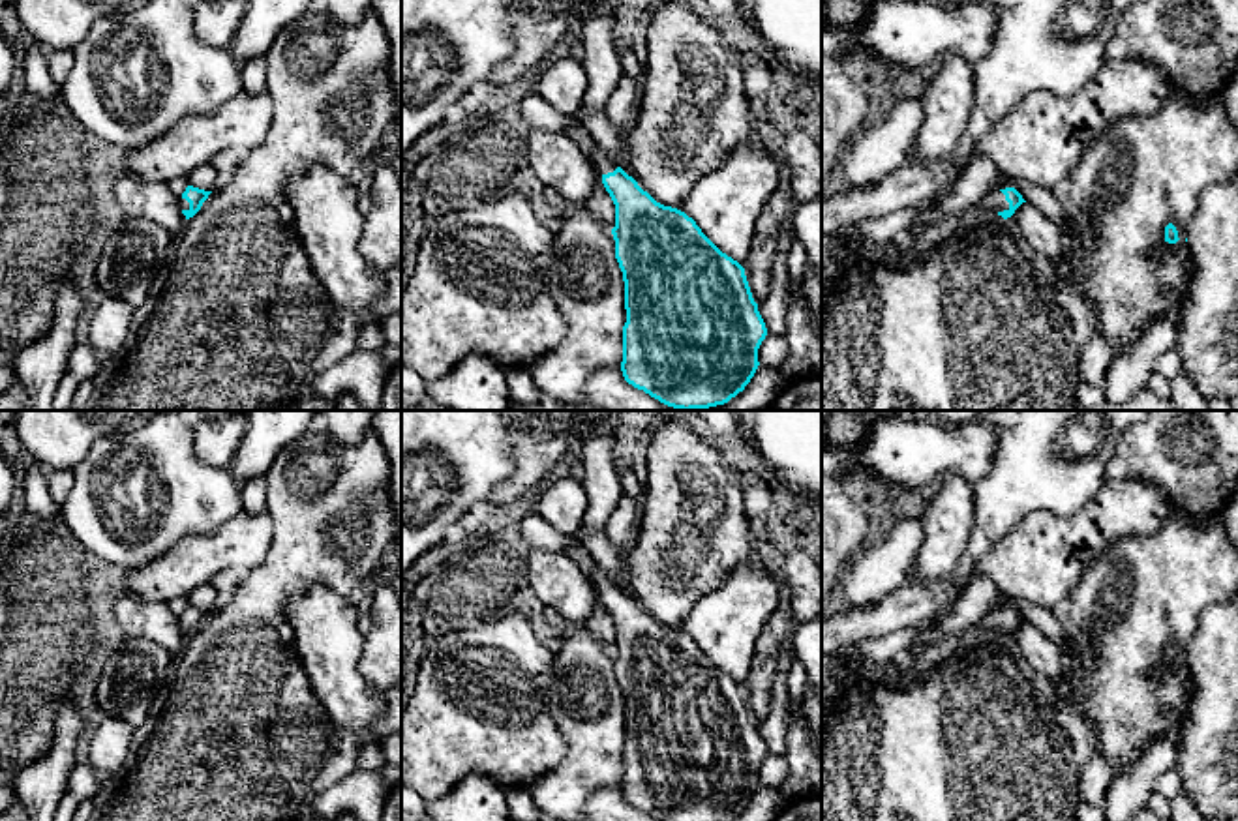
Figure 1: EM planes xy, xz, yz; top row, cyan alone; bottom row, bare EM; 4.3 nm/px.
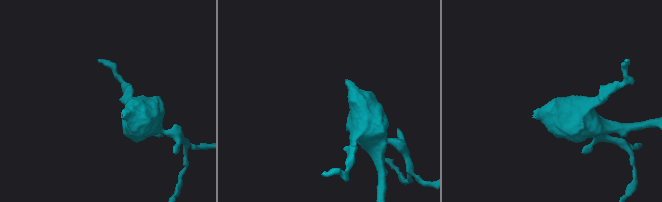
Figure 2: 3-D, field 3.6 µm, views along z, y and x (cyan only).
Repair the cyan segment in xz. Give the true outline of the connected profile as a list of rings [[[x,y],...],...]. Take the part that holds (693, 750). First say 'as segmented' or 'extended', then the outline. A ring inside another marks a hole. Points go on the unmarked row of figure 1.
extended; [[[595,564],[595,589],[615,624],[615,679],[625,701],[627,742],[623,746],[621,791],[628,804],[658,821],[730,821],[754,797],[758,769],[767,755],[752,718],[745,688],[722,673],[685,632],[657,622],[638,602]]]

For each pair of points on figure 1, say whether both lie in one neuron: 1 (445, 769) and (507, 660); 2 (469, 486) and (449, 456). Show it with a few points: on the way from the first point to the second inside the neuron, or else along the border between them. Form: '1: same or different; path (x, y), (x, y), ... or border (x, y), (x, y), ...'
1: same; path (445, 743), (445, 735), (483, 698), (486, 686)
2: same; path (462, 478), (449, 463)

